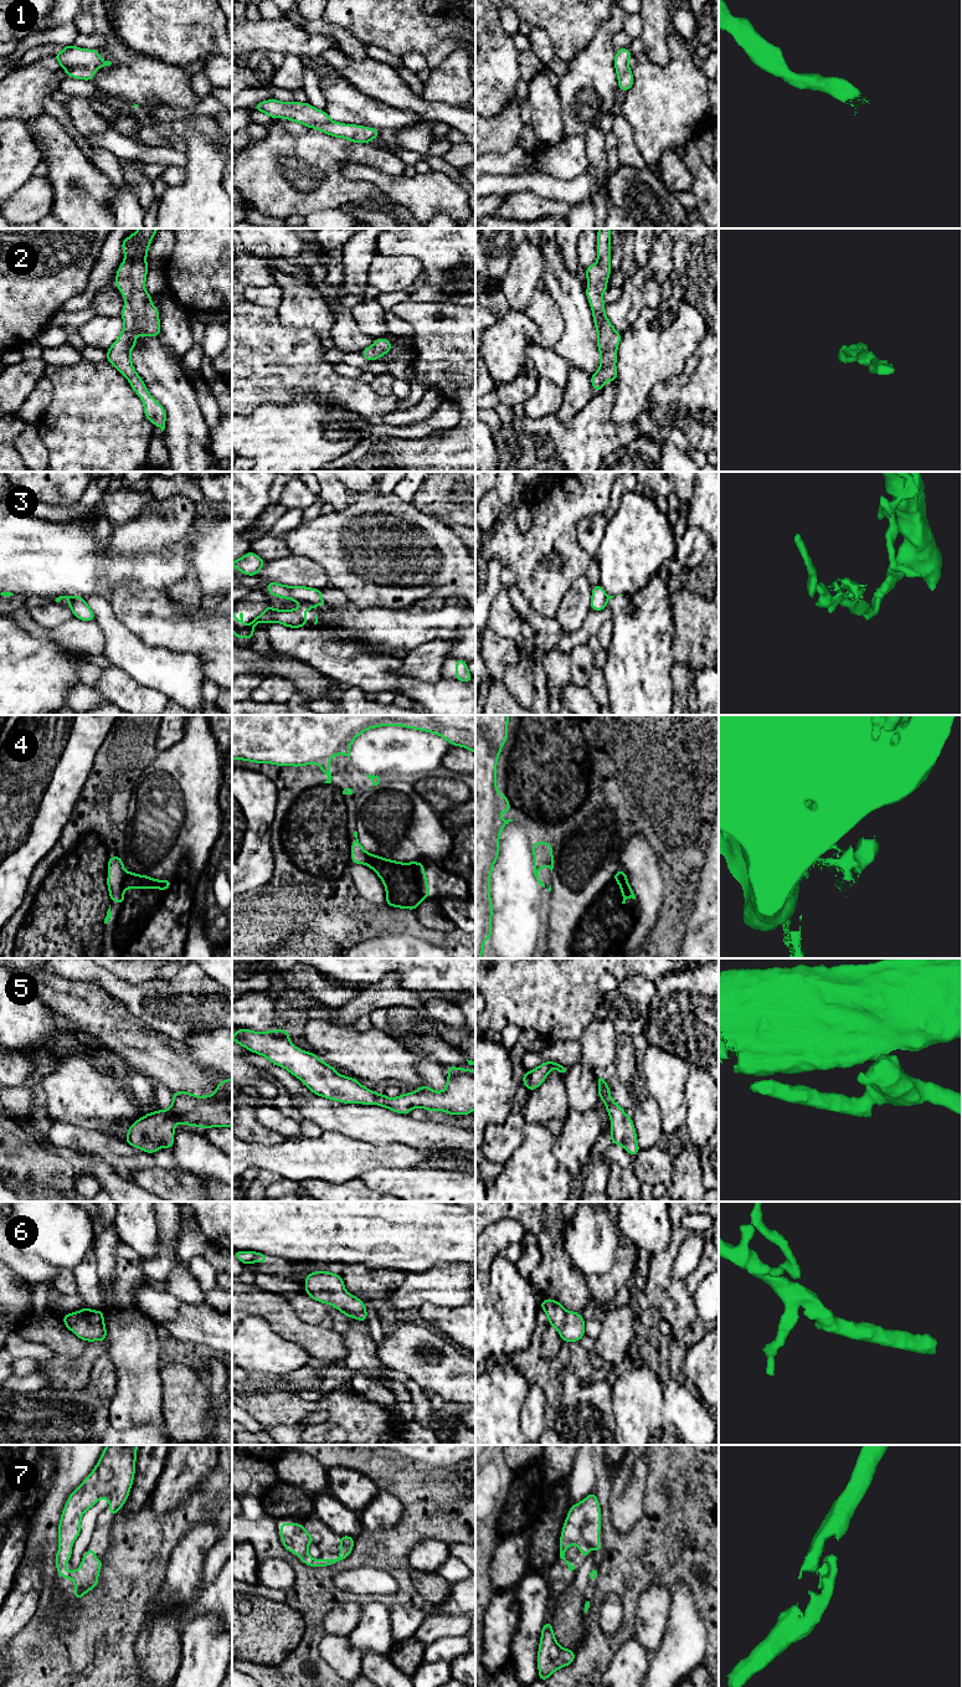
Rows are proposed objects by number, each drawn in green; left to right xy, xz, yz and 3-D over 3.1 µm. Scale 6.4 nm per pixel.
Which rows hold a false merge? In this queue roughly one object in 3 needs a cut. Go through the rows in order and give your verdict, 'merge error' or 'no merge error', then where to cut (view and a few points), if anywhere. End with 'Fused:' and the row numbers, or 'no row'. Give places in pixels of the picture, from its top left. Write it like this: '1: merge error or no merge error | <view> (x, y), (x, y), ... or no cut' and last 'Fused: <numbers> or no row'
1: no merge error | no cut
2: no merge error | no cut
3: merge error | xz (302, 601), (315, 605)
4: merge error | xy (125, 872), (124, 888)
5: no merge error | no cut
6: no merge error | no cut
7: no merge error | no cut
Fused: 3, 4

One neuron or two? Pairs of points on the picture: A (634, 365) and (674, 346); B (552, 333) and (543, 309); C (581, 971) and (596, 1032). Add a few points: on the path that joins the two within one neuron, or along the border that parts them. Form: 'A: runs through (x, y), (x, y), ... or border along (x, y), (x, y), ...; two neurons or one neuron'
A: runs through (644, 358), (656, 346), (664, 346); one neuron
B: runs through (550, 327), (546, 315); one neuron
C: border along (595, 1019), (579, 1039); two neurons

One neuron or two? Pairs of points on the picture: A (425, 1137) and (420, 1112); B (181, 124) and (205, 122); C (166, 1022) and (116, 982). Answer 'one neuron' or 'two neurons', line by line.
A: two neurons
B: one neuron
C: one neuron

